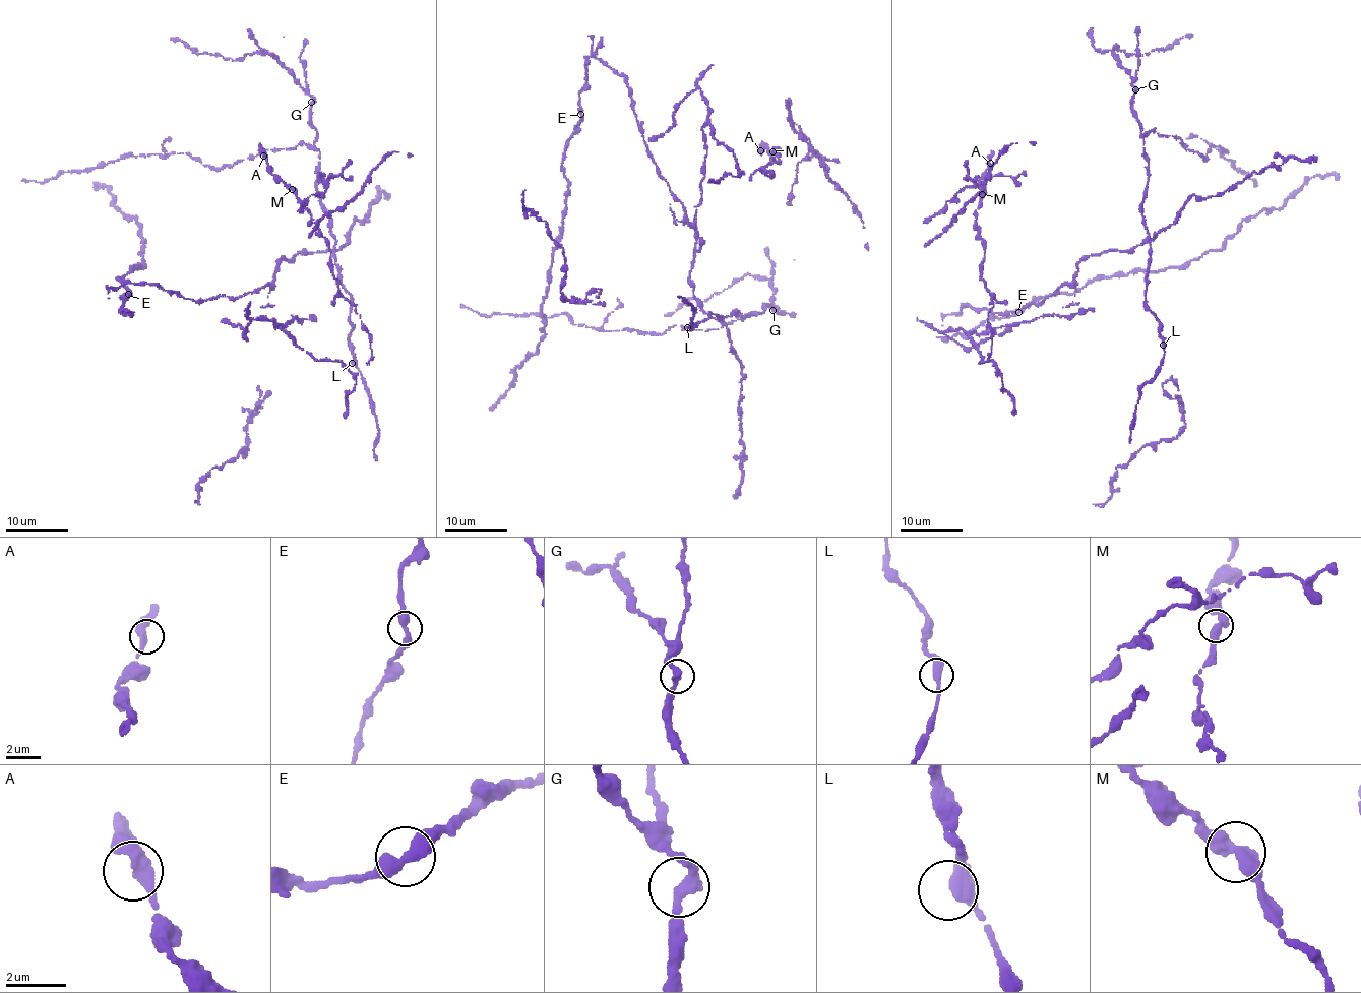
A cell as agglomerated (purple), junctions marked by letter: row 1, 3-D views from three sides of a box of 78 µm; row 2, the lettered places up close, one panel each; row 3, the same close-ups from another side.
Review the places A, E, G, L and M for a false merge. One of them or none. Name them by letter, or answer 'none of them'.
none of them

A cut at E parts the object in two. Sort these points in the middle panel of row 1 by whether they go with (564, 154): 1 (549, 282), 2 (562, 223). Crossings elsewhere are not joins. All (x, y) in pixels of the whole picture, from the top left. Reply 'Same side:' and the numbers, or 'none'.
Same side: 1, 2

